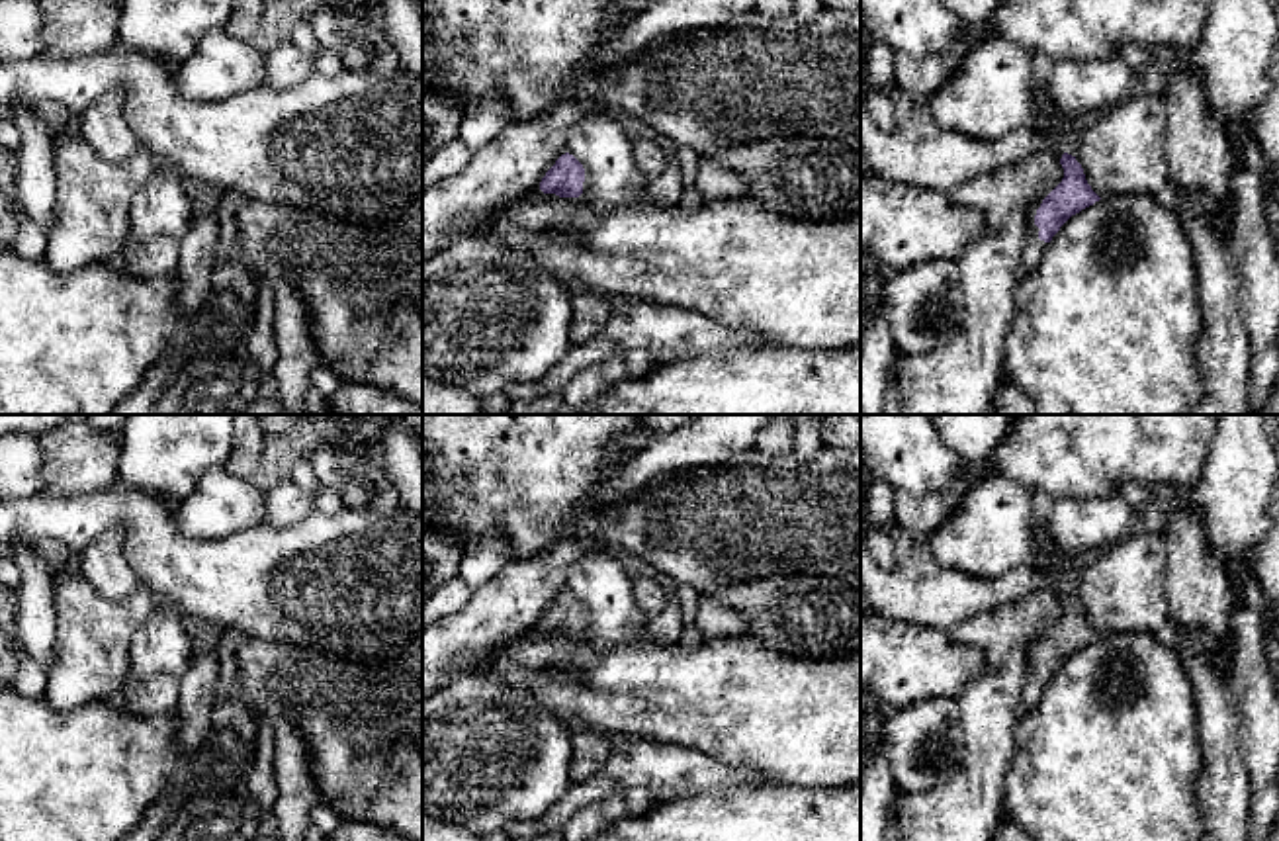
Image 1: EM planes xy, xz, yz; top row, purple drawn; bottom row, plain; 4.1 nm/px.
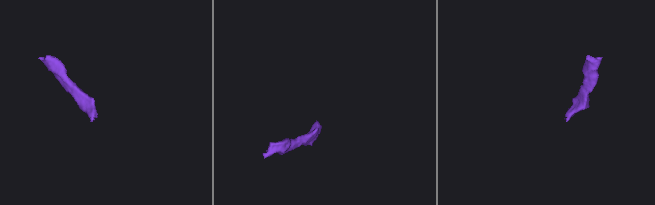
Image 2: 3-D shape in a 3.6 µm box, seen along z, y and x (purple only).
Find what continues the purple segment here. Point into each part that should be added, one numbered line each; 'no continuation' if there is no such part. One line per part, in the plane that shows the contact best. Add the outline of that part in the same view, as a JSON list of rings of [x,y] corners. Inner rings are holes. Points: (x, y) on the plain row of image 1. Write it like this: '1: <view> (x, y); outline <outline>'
1: yz (1033, 685); outline [[[1040,642],[1035,645],[1031,659],[1029,659],[1029,673],[1025,677],[1021,706],[1019,706],[1021,714],[1027,714],[1029,710],[1033,710],[1036,706],[1036,702],[1042,696],[1042,688],[1048,683],[1048,681],[1038,677],[1040,667],[1035,663],[1035,653],[1036,653],[1038,645],[1040,645]]]

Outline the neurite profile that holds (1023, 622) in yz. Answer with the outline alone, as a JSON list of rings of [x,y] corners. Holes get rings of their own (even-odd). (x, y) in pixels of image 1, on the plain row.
[[[1033,591],[993,610],[974,614],[948,628],[952,642],[978,647],[986,667],[999,667],[1015,647],[1033,647],[1062,620],[1062,593]]]

